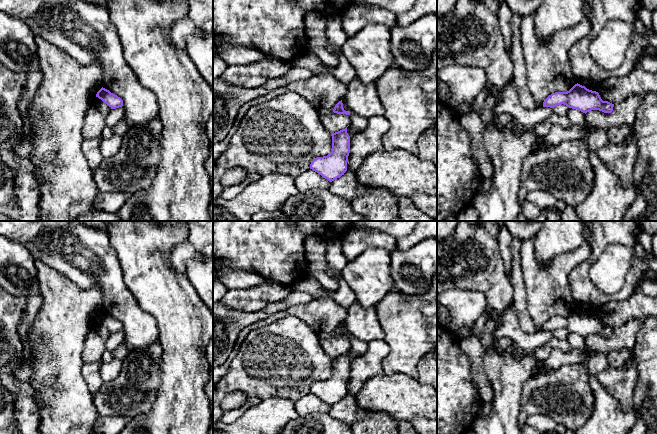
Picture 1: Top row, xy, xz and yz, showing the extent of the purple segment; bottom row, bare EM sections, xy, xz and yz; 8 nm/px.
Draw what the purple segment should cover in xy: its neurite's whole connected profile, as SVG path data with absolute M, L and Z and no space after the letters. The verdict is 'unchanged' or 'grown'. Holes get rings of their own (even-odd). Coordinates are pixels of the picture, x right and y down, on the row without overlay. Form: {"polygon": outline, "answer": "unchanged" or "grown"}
{"polygon": "M103 311L97 316L96 321L101 323L111 333L116 333L123 330L123 324L120 321Z", "answer": "unchanged"}

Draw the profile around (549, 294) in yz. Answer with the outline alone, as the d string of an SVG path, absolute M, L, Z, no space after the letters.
M534 239L522 243L521 269L527 291L527 310L535 326L535 335L538 335L549 319L567 316L578 307L568 278L577 265L588 259L592 249L585 240L578 248L554 257L543 268L536 259Z

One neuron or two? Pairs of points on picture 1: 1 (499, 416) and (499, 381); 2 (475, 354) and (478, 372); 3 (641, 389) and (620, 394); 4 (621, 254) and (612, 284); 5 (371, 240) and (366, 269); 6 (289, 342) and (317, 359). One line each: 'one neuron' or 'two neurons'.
1: one neuron
2: one neuron
3: two neurons
4: one neuron
5: two neurons
6: one neuron

